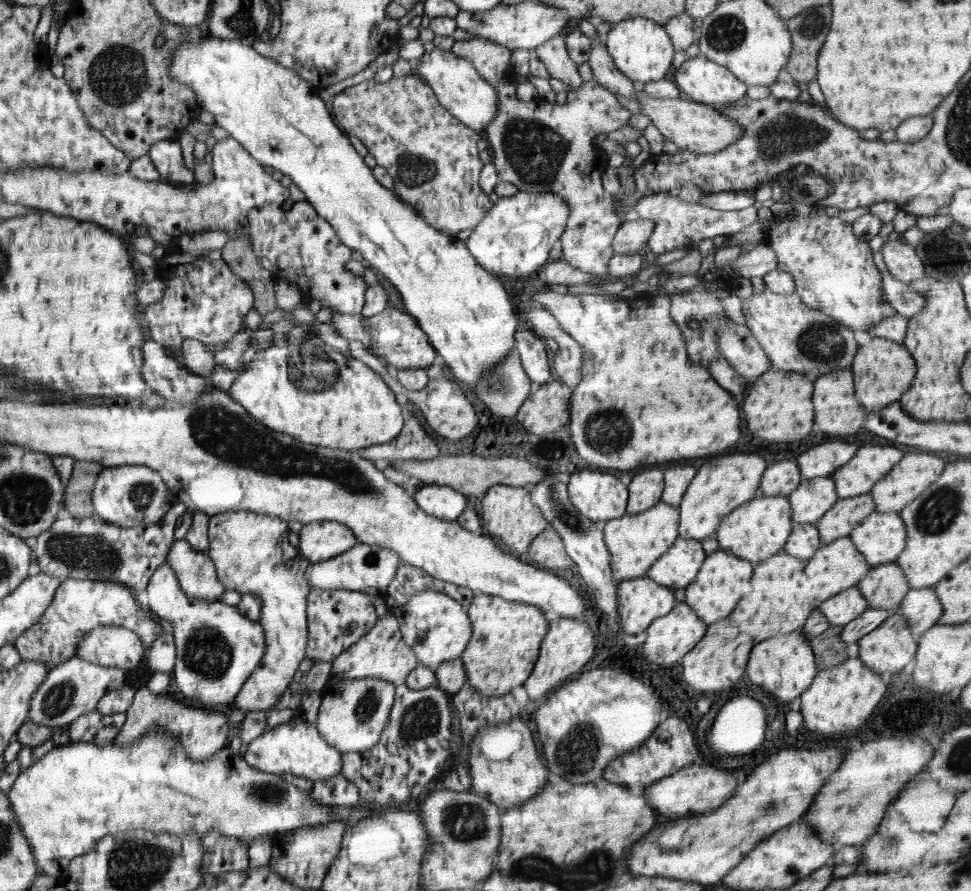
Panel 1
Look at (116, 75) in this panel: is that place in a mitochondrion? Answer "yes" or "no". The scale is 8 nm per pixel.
yes

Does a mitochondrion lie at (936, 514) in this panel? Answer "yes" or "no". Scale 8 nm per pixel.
yes

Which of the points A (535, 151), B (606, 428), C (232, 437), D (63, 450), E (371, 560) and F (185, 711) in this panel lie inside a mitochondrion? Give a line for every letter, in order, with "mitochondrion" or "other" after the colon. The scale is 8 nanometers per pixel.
A: mitochondrion
B: mitochondrion
C: mitochondrion
D: other
E: mitochondrion
F: other

